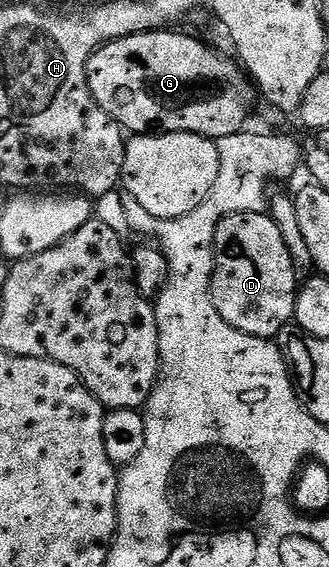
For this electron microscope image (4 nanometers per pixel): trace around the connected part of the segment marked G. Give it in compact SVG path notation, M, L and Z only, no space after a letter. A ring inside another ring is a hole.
M178 31L133 33L108 41L90 56L86 64L86 82L92 99L130 135L159 133L195 133L217 139L241 133L247 128L250 108L256 101L256 86L237 60L229 61L202 41Z

